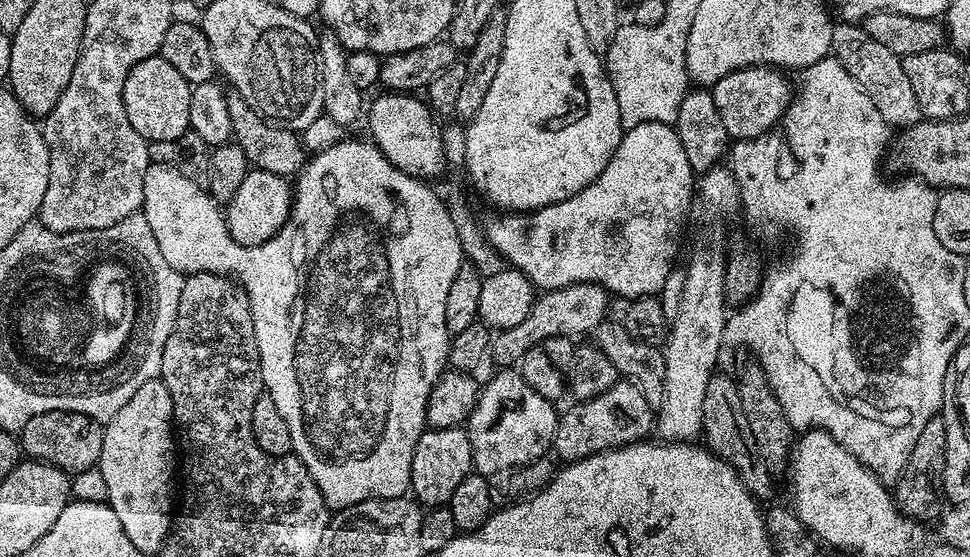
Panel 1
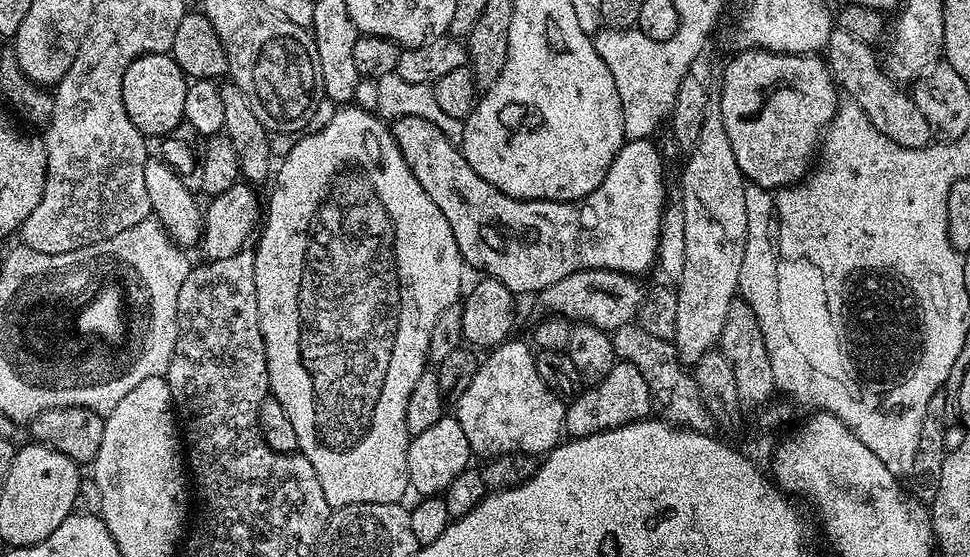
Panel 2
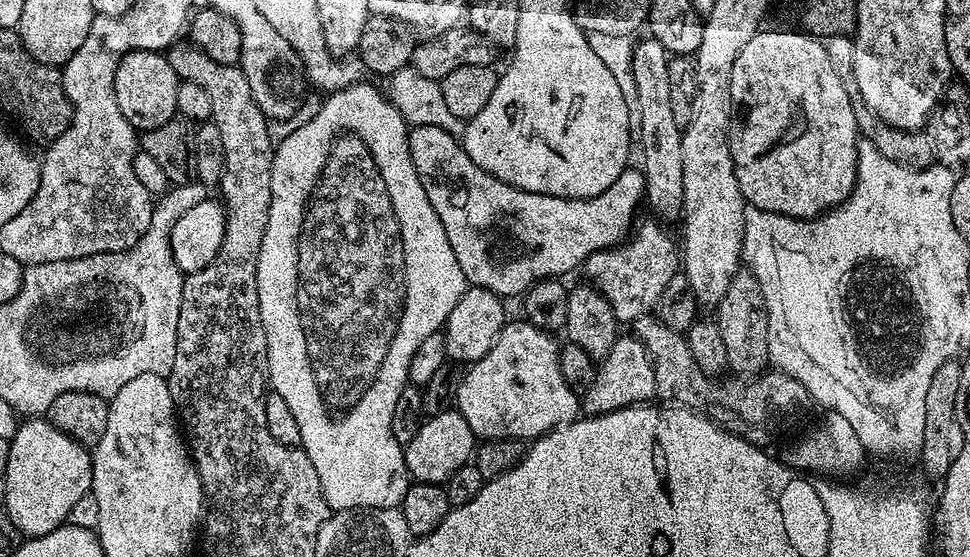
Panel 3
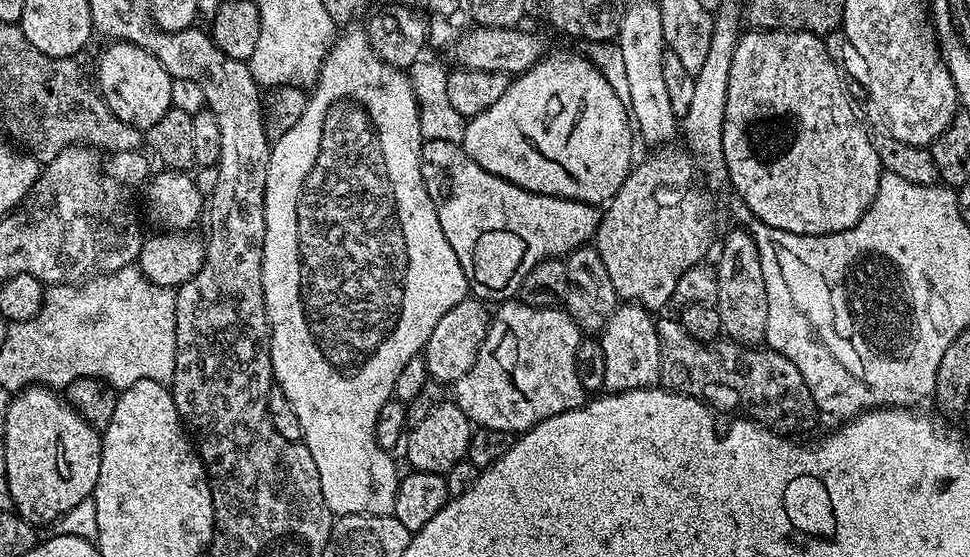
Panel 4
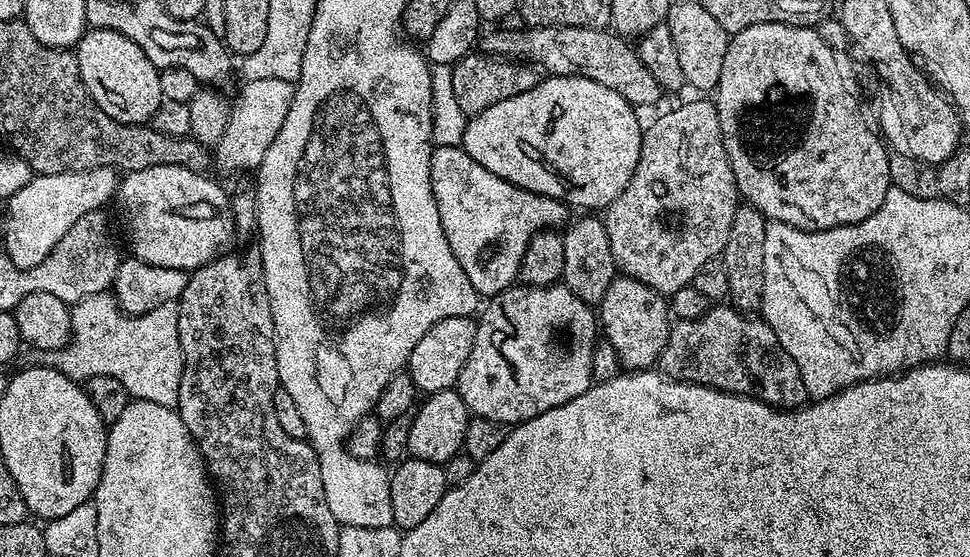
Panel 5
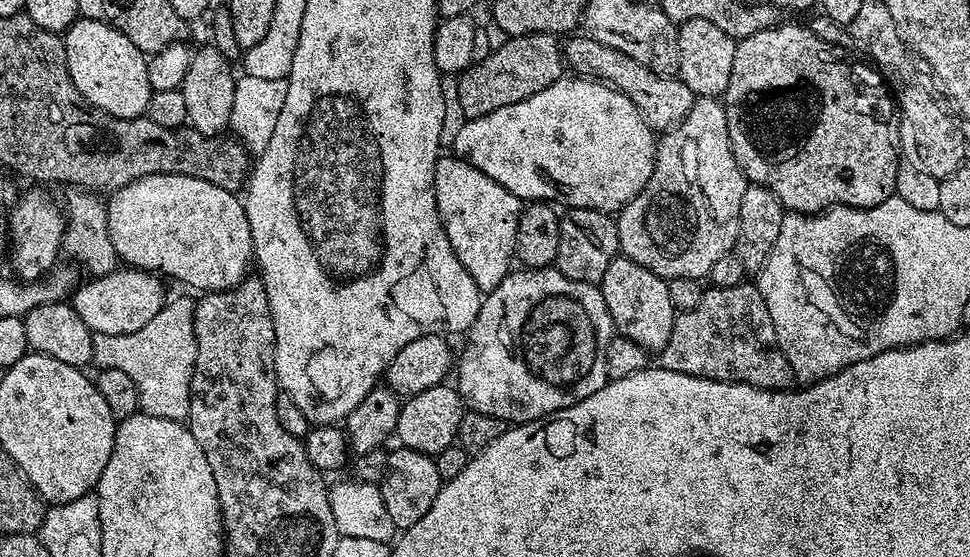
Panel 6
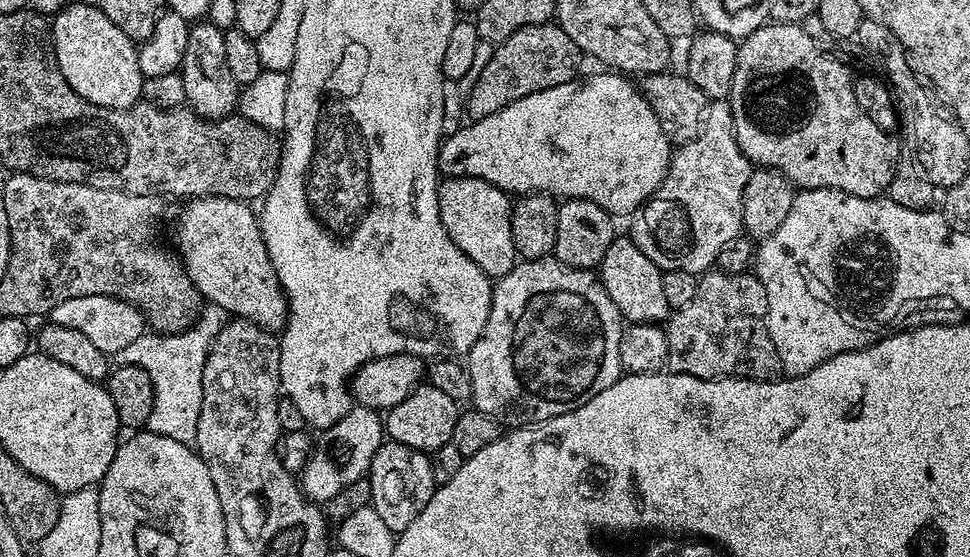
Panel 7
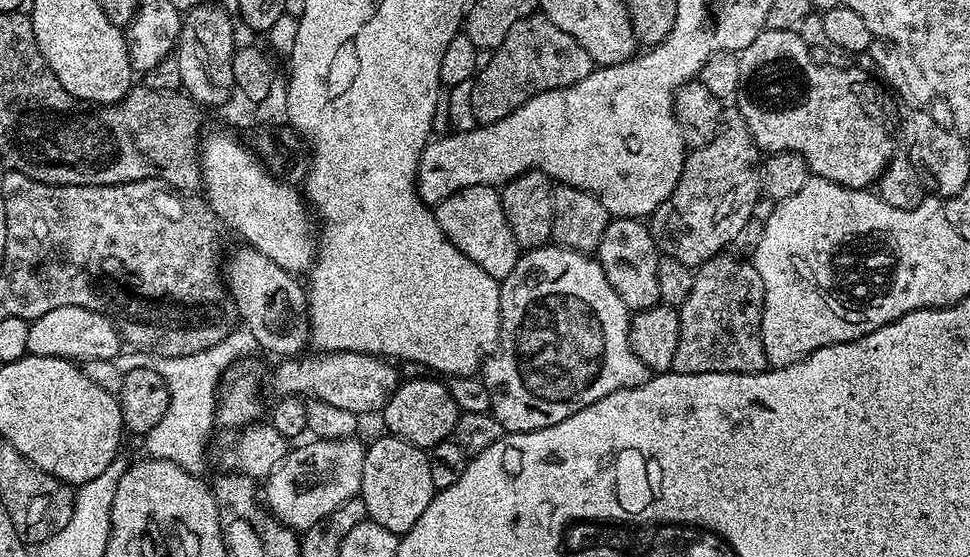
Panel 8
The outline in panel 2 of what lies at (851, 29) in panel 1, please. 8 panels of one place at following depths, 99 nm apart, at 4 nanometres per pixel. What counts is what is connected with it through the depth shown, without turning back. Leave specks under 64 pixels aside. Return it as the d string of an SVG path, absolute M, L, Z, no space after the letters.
M833 27L826 49L826 63L832 79L843 91L844 88L848 91L847 99L858 105L874 127L890 138L890 142L907 148L927 148L934 140L930 122L922 118L911 95L900 89L903 87L888 75L872 51L873 45L854 38L854 34L846 34L846 30Z

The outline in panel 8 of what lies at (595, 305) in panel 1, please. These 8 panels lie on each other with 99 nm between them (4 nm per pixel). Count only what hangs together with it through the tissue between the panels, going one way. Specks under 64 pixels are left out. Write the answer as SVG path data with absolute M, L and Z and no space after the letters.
M728 106L721 111L720 129L714 134L710 142L701 148L693 148L684 157L682 178L678 186L658 206L650 217L650 231L658 241L658 248L663 255L678 258L678 262L699 266L710 258L721 255L731 245L734 234L746 226L746 222L753 219L756 199L762 196L762 152L756 147L754 138L746 126L746 118L735 106Z

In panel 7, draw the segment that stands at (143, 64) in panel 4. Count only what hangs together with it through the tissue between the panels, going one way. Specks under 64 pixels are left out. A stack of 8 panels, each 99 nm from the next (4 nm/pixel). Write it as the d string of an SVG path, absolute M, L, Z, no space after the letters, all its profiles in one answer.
M70 2L50 20L52 53L56 55L62 78L74 91L91 104L103 108L133 108L141 103L144 75L138 70L137 45L102 10L87 2Z

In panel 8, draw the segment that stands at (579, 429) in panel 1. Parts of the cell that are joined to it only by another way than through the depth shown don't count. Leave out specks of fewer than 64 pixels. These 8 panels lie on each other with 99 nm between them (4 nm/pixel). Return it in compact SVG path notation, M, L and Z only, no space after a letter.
M609 219L606 230L602 234L602 242L596 248L594 256L600 261L602 270L610 286L614 286L618 298L622 298L624 305L633 313L660 303L658 262L661 253L658 251L658 241L653 238L649 225L643 219Z

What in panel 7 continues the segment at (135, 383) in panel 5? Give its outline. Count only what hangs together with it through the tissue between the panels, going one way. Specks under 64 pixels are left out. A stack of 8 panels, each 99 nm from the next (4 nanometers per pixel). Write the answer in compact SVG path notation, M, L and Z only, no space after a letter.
M205 303L202 315L183 332L145 334L118 354L120 364L133 364L146 374L154 386L154 406L150 410L147 431L174 438L174 442L192 446L198 434L198 414L202 414L202 370L206 366L212 341L226 323L226 313L212 303Z

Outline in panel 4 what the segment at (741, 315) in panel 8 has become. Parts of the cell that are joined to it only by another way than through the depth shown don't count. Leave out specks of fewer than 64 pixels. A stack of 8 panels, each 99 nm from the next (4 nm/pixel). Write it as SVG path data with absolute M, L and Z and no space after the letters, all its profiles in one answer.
M657 319L658 346L660 347L660 384L667 391L677 392L683 396L692 396L702 400L717 413L736 412L741 417L757 420L760 424L781 434L800 434L816 424L818 409L814 402L814 394L810 394L810 386L806 386L806 378L802 378L798 366L786 358L786 354L776 352L767 346L745 346L736 344L727 338L717 338L711 343L695 340L686 334L679 319Z

